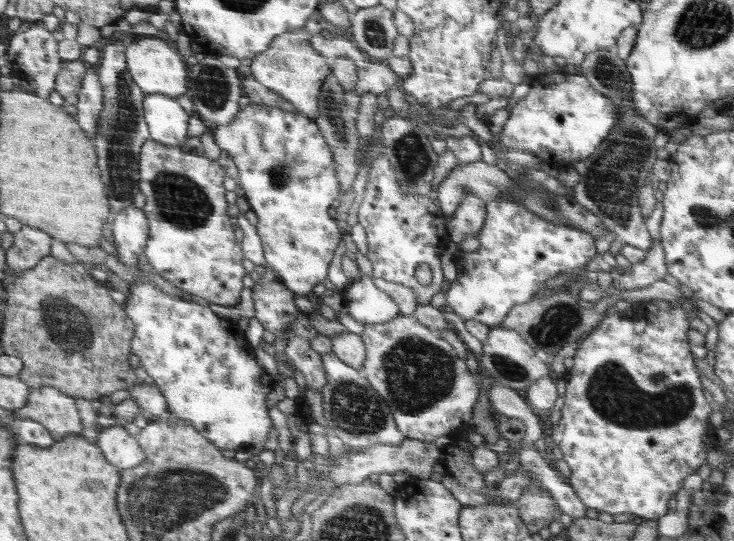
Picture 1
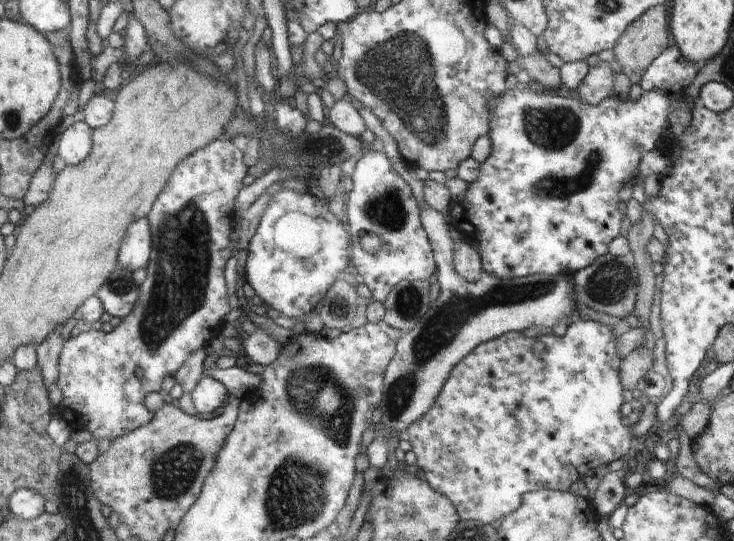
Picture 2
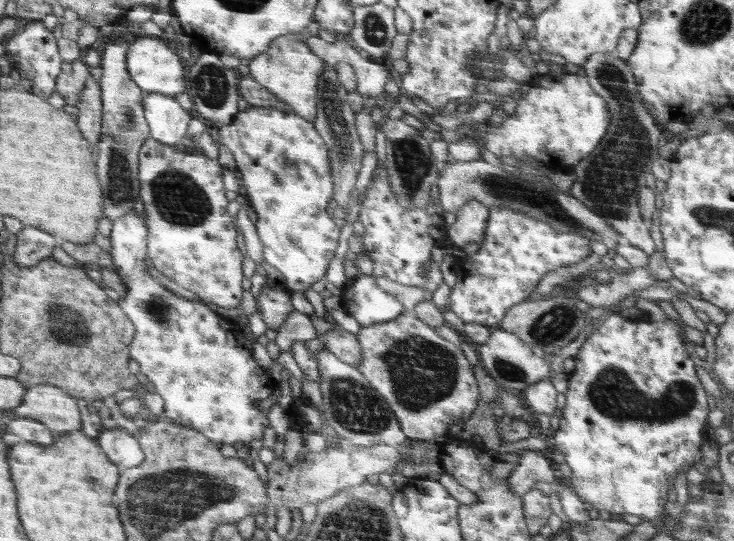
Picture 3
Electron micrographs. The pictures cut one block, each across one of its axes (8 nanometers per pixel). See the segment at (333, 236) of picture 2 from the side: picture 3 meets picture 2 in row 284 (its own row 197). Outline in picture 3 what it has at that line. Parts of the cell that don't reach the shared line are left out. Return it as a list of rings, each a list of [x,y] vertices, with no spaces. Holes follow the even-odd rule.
[[[248,106],[244,111],[240,111],[235,119],[229,125],[221,125],[212,128],[213,133],[218,134],[216,138],[217,144],[224,145],[234,155],[237,169],[237,176],[239,182],[244,186],[246,194],[250,196],[251,207],[256,211],[257,219],[255,220],[255,226],[258,236],[263,244],[263,256],[264,261],[270,266],[274,267],[284,278],[282,285],[288,289],[291,293],[300,292],[312,288],[314,282],[322,280],[324,274],[326,274],[326,268],[330,266],[330,260],[334,258],[334,252],[336,252],[336,246],[338,246],[338,236],[340,236],[340,228],[334,224],[334,220],[326,214],[326,208],[328,208],[328,202],[334,197],[334,177],[332,177],[331,163],[330,163],[330,149],[328,149],[327,143],[323,141],[322,135],[316,129],[316,126],[310,119],[302,118],[298,114],[288,113],[287,111],[281,111],[276,108],[264,108],[258,106]]]

